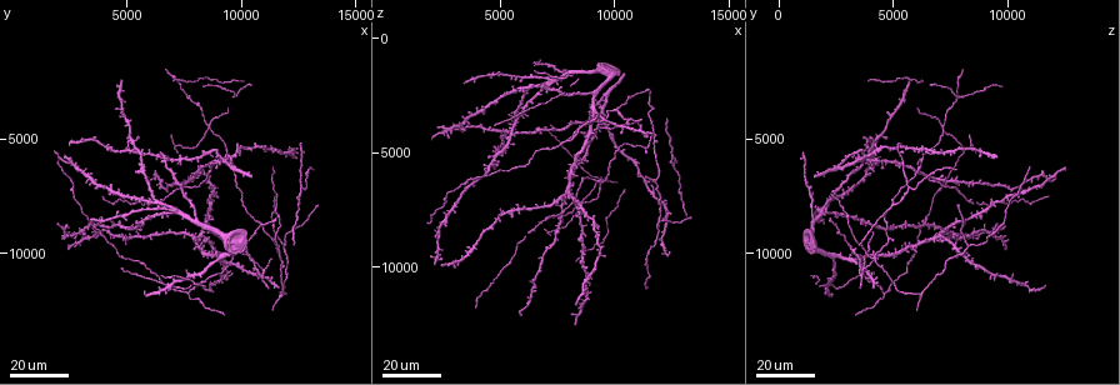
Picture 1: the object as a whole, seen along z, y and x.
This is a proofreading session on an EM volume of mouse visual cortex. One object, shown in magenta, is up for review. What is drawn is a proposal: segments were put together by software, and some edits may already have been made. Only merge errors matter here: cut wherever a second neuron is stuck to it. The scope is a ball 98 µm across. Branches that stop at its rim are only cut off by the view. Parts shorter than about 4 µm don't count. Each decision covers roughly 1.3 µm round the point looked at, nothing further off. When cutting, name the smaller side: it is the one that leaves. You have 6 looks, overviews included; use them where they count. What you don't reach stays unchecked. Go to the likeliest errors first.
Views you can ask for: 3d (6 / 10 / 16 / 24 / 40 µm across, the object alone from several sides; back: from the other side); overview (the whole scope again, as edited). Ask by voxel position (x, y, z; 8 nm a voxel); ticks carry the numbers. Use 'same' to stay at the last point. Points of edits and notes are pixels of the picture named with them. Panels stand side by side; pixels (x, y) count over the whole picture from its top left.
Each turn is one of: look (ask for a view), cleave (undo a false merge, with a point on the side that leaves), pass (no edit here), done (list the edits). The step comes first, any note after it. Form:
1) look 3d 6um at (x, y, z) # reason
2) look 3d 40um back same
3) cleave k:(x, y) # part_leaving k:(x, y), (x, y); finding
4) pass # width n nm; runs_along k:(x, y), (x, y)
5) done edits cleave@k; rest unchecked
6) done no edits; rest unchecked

look 3d 16um at (8700, 4300, 7100) # looks like a crossing

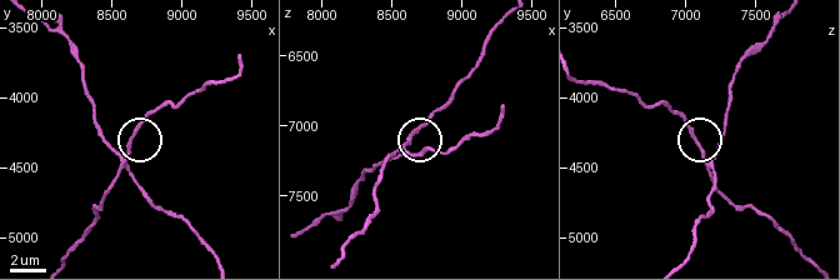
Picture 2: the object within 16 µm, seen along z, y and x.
look 3d 10um at (8600, 4440, 7140) # closer look

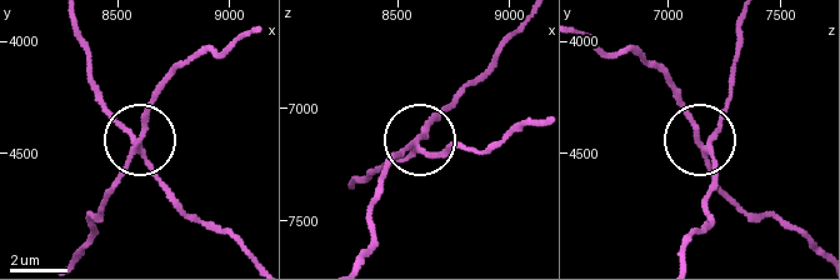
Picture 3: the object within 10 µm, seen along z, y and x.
cleave 3:(145, 114) # side_arm 29 um; part_leaving 3:(413, 148), (398, 154), (381, 183), (366, 255); a second neuron is stuck on

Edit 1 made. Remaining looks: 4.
look overview

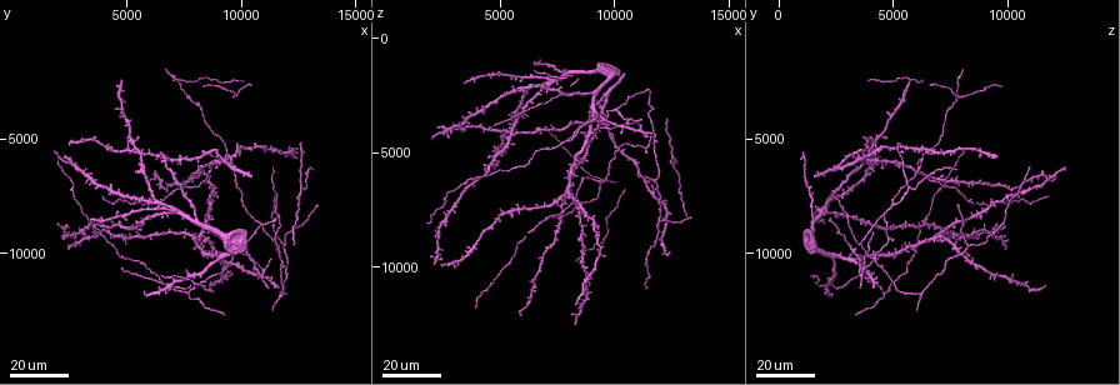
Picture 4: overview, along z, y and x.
look 3d 16um at (9500, 5900, 6300) # small branch off a trunk

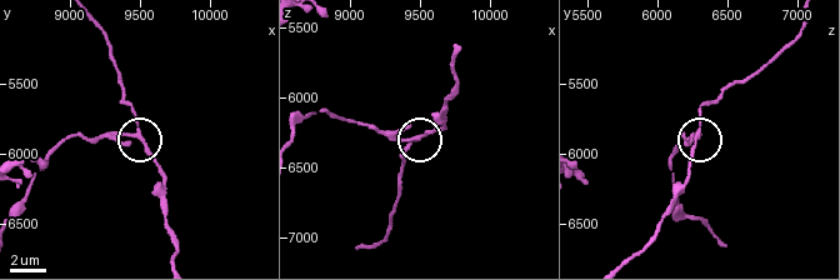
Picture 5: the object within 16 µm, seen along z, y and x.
look 3d 10um at (9480, 5860, 6280)

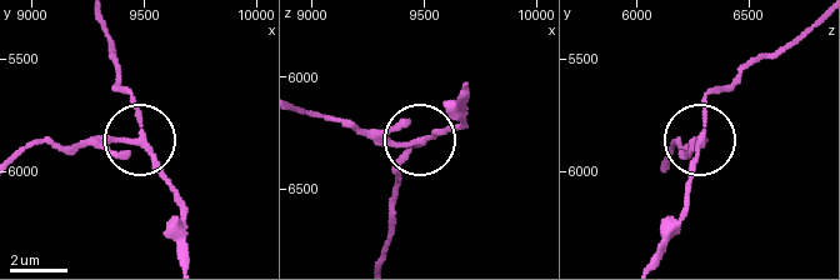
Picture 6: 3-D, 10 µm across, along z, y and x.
look 3d 10um back at (9490, 5870, 6280)

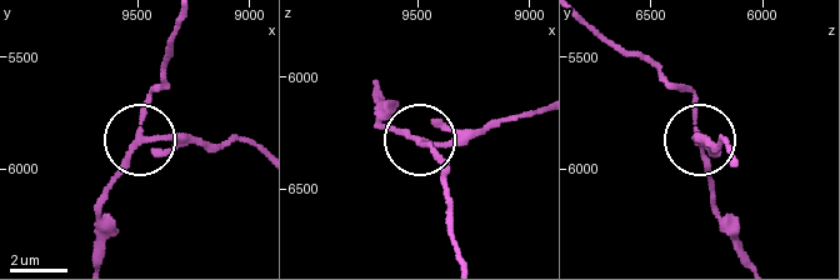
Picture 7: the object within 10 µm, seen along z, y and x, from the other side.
pass # runs_along 7:(253, 145), (140, 134), (148, 100), (166, 66); continuous, no second neuron

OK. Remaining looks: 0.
done edits cleave@3; rest unchecked

